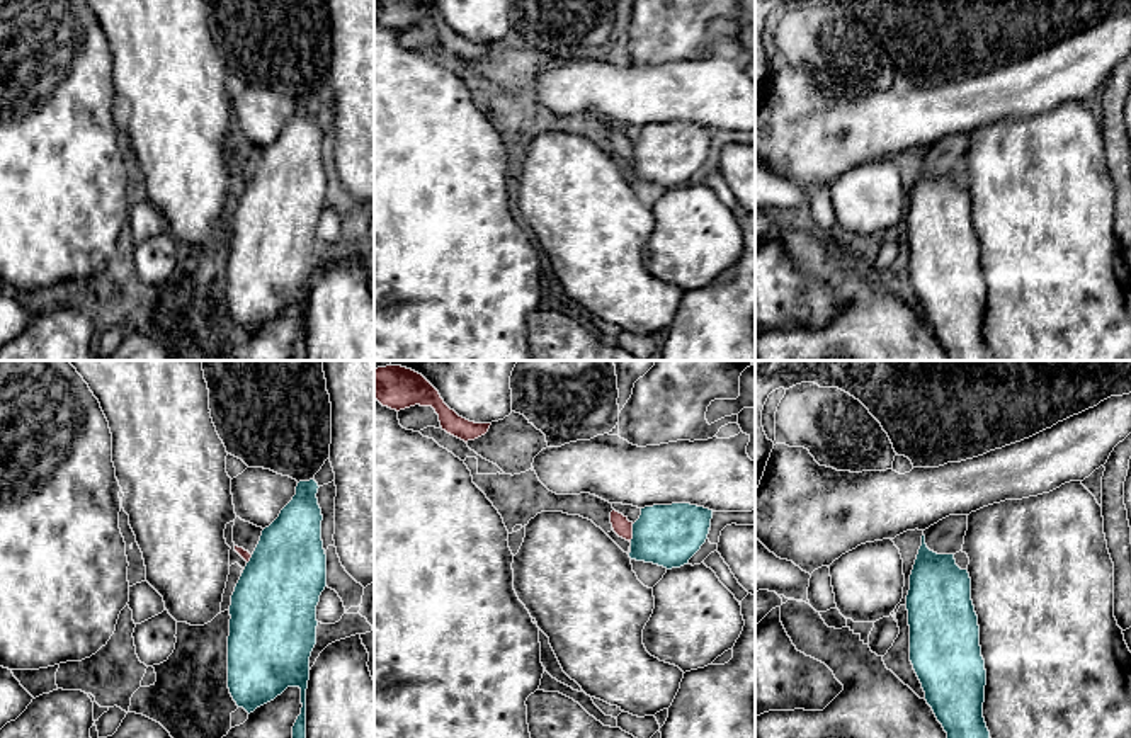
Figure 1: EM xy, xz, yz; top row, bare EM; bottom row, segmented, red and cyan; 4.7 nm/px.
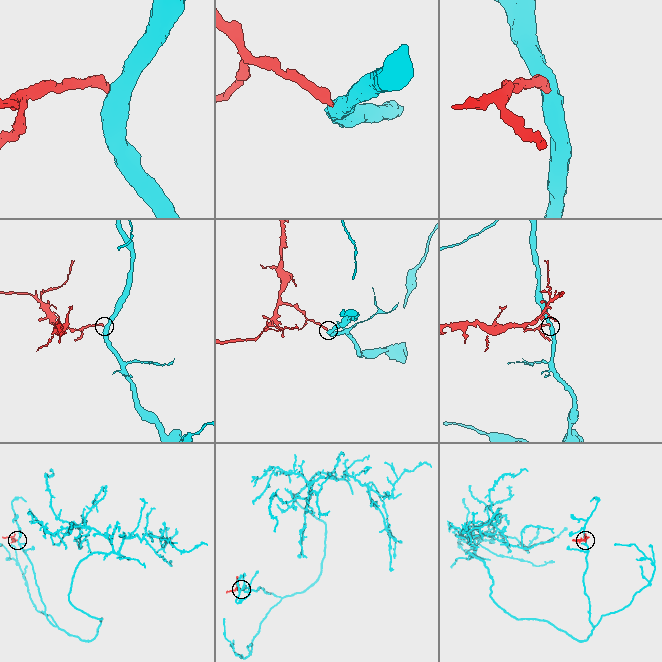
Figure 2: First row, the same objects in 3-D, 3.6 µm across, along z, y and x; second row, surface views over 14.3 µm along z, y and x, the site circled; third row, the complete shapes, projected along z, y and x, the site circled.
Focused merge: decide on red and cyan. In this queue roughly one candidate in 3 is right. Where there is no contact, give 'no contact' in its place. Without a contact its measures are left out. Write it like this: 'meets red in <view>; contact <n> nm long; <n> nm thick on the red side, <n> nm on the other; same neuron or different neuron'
meets red in xz; contact 90 nm long; 90 nm thick on the red side, 300 nm on the other; different neuron

